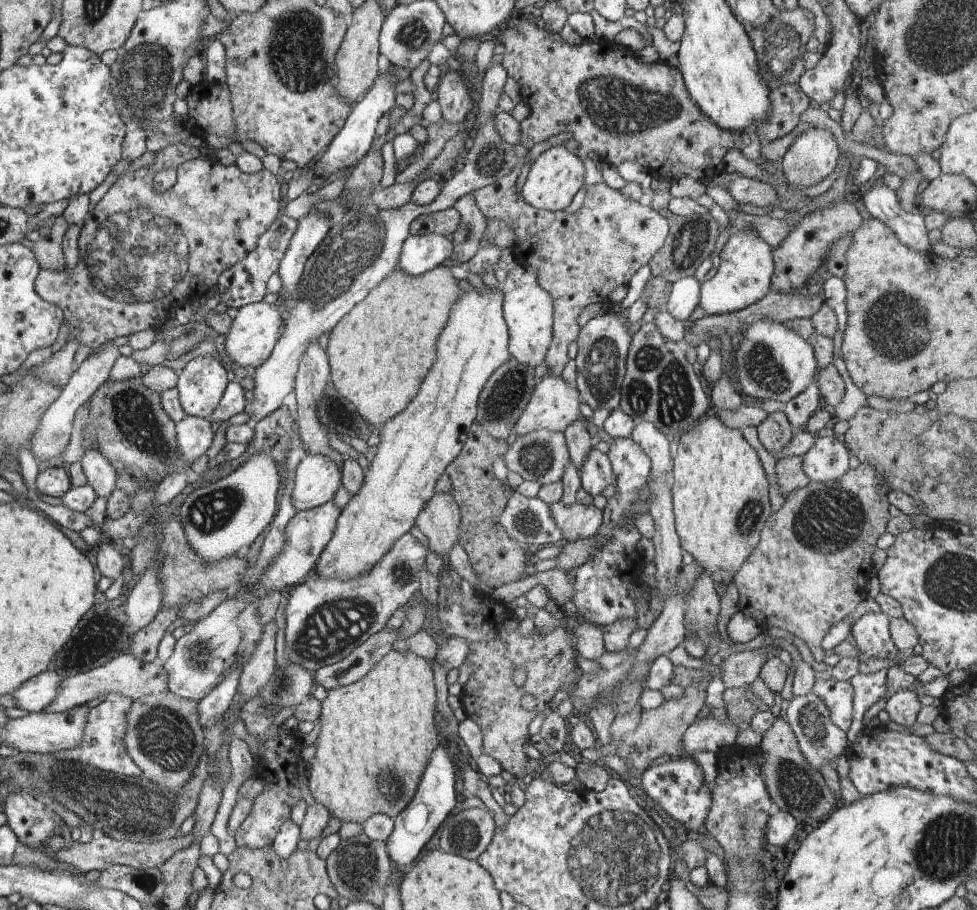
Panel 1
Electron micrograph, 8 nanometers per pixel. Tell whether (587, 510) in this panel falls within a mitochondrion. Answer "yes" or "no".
no

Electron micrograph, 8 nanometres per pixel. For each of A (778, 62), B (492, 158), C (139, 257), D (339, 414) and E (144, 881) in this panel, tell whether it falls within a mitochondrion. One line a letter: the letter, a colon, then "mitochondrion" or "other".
A: mitochondrion
B: mitochondrion
C: mitochondrion
D: other
E: other

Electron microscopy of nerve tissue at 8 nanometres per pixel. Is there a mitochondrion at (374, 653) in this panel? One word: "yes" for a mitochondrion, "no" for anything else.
yes

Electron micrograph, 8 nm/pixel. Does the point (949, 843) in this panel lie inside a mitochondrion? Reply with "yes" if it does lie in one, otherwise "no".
yes

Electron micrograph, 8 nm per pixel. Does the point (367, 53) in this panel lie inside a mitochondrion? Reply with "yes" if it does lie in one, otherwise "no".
no

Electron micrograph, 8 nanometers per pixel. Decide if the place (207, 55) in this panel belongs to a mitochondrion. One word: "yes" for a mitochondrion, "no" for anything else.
no

